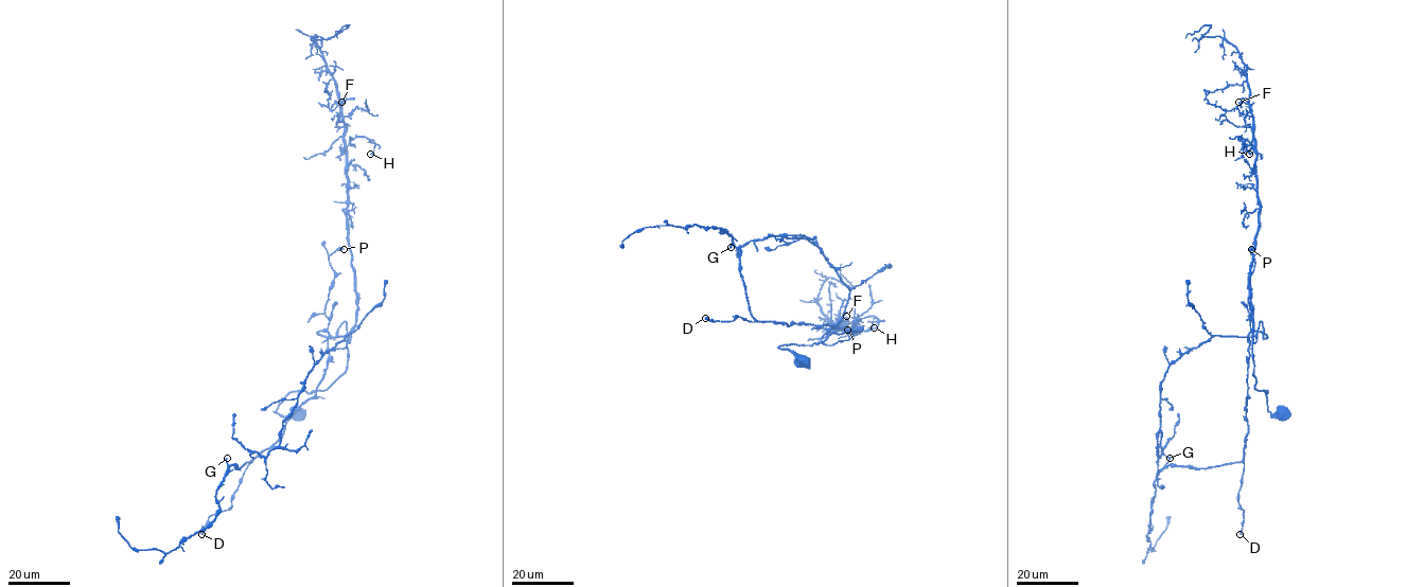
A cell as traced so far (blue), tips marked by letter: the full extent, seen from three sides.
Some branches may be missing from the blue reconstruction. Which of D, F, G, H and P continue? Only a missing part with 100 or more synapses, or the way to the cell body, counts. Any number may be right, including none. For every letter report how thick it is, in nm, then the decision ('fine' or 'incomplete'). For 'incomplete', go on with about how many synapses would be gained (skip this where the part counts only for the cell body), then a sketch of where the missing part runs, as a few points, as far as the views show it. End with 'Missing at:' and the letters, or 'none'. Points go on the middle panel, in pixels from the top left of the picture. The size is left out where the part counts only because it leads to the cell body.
D: 550 nm | fine
F: 170 nm | fine
G: 200 nm | fine
H: 190 nm | fine
P: 400 nm | fine
Missing at: none

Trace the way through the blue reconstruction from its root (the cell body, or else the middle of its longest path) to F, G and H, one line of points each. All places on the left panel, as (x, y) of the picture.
F: (299, 414), (275, 411), (289, 393), (324, 390), (345, 371), (347, 337), (357, 308), (347, 225), (341, 102)
G: (299, 414), (275, 411), (345, 371), (345, 322), (317, 333), (328, 369), (283, 433), (240, 467), (227, 458)
H: (299, 414), (275, 411), (289, 393), (324, 390), (346, 369), (357, 308), (347, 146), (365, 137), (370, 154)

